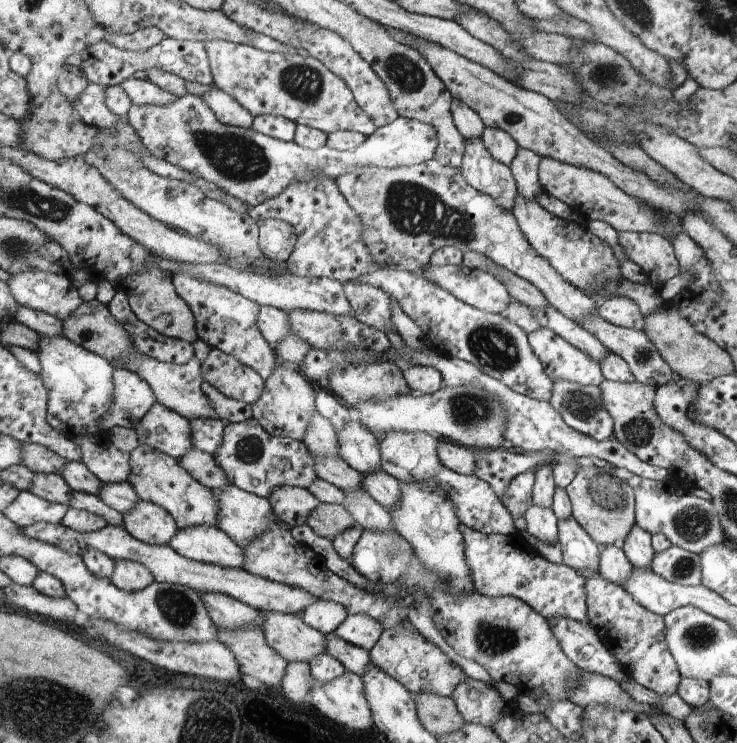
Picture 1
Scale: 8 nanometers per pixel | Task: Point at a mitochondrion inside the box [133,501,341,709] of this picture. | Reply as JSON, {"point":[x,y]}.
{"point":[178,609]}

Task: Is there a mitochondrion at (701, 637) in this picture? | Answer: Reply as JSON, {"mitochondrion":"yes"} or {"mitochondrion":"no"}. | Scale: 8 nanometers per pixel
{"mitochondrion":"yes"}

